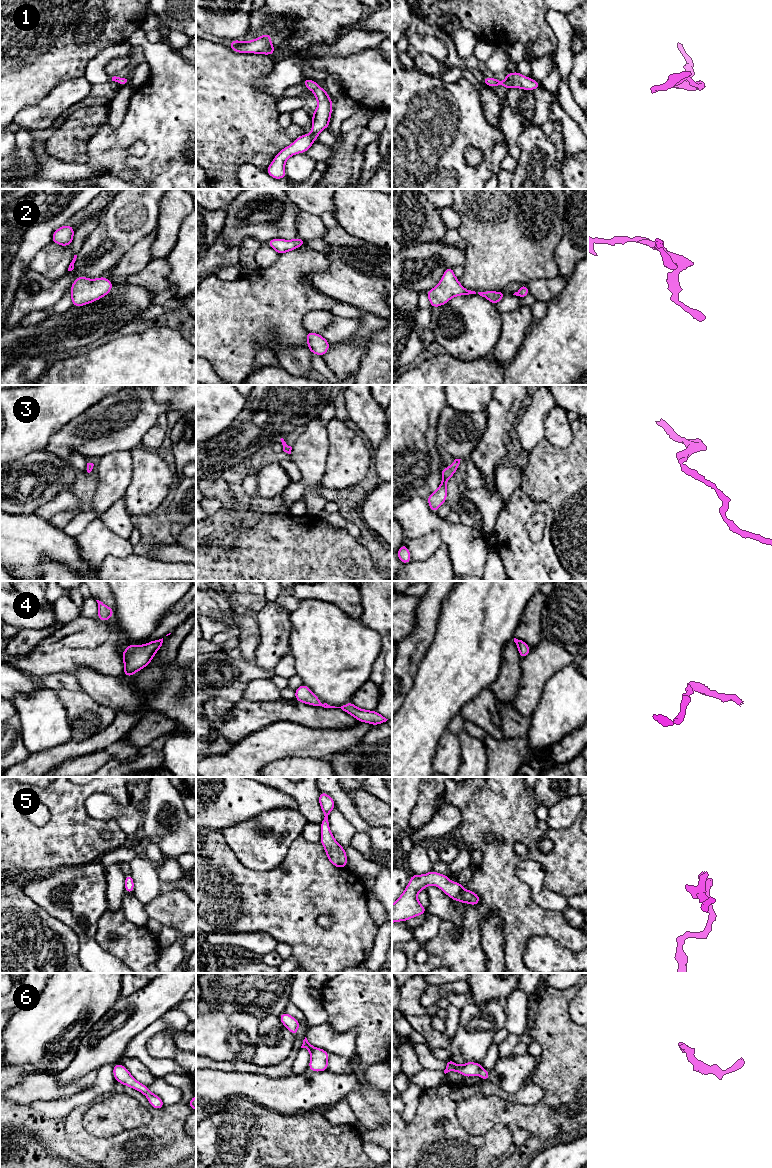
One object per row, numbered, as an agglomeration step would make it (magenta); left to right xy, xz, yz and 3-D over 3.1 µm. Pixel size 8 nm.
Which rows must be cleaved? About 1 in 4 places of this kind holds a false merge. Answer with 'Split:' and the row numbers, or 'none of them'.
Split: none of them

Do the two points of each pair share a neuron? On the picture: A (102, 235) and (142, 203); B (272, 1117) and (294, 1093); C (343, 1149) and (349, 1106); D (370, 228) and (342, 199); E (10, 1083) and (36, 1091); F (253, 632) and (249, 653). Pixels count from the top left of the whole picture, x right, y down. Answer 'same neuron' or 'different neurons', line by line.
A: same neuron
B: different neurons
C: different neurons
D: same neuron
E: same neuron
F: same neuron

